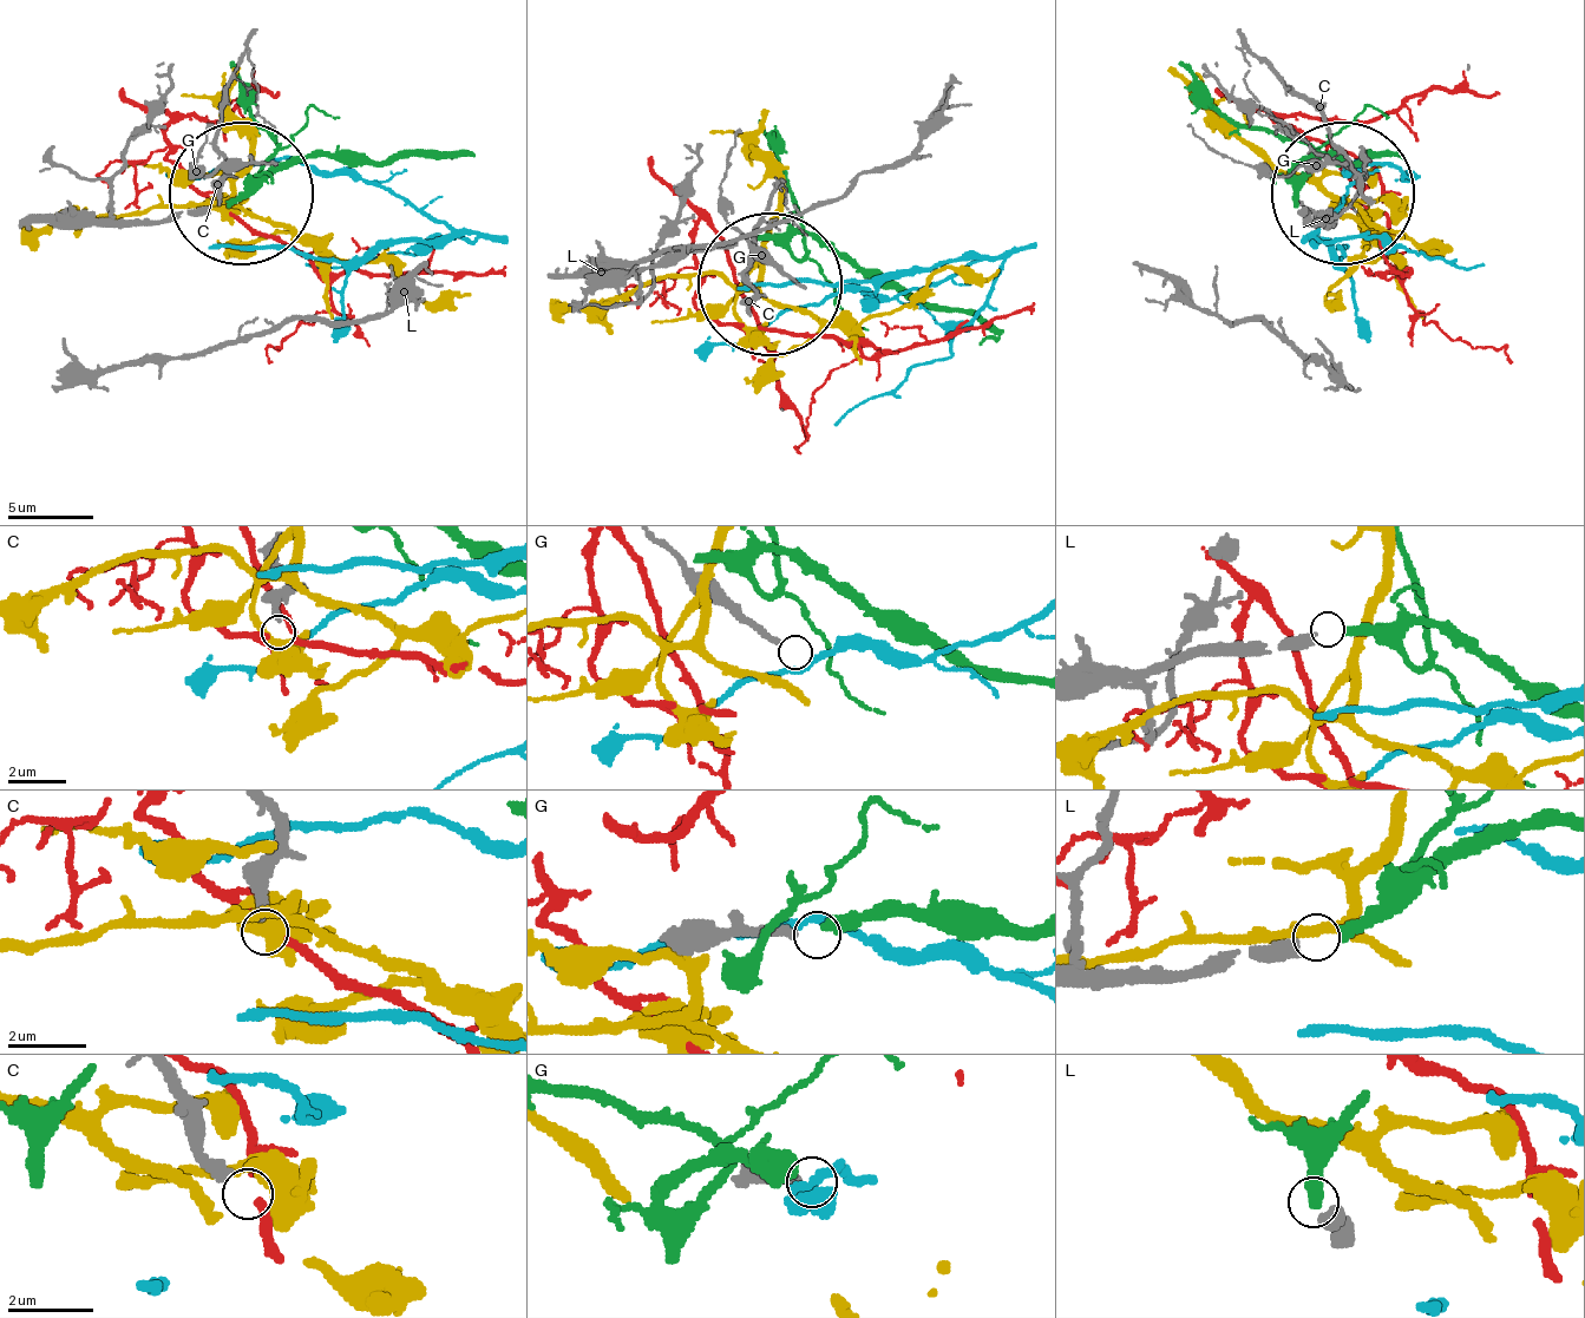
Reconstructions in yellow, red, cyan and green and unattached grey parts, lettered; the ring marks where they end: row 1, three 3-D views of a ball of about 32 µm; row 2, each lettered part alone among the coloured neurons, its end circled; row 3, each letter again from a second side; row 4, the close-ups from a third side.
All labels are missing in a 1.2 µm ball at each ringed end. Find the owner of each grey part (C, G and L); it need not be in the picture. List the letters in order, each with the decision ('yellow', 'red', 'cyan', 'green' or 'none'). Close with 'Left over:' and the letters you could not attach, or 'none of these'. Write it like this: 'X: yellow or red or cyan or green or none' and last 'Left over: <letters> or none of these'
C: none
G: none
L: green
Left over: C, G

